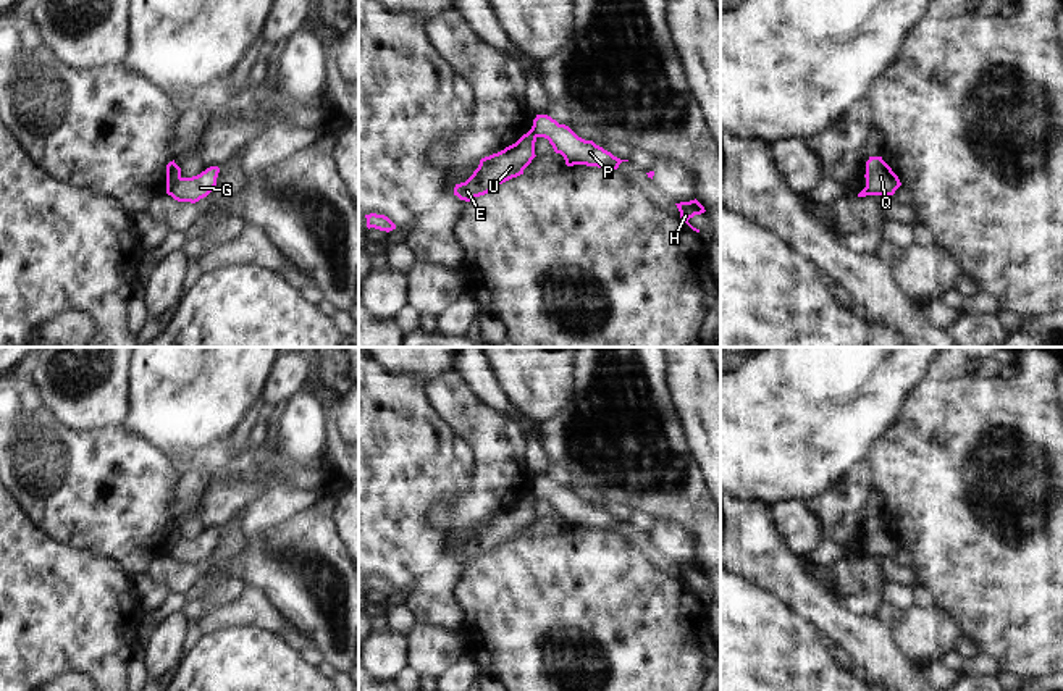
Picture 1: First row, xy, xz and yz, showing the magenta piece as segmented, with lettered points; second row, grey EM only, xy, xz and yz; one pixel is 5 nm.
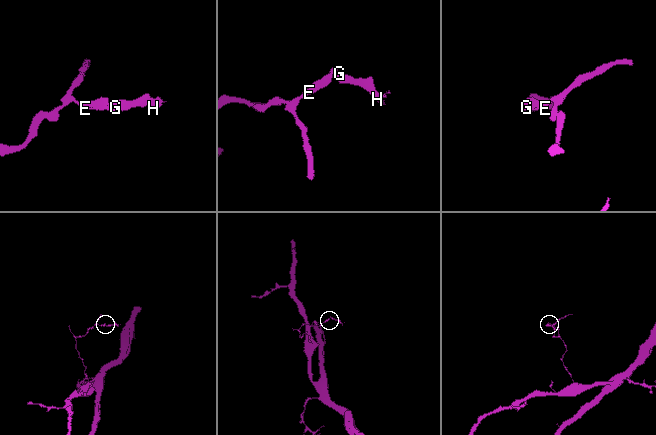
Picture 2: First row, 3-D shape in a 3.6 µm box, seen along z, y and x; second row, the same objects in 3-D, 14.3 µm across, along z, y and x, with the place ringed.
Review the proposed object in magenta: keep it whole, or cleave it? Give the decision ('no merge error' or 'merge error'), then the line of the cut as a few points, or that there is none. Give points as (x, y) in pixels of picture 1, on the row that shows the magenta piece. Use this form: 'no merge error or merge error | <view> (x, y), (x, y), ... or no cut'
merge error | xy (180, 176), (167, 192)

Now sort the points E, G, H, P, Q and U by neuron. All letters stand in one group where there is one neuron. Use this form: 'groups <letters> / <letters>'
groups E Q U / G H P

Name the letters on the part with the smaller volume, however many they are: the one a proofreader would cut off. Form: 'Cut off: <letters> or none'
Cut off: G, H, P.

